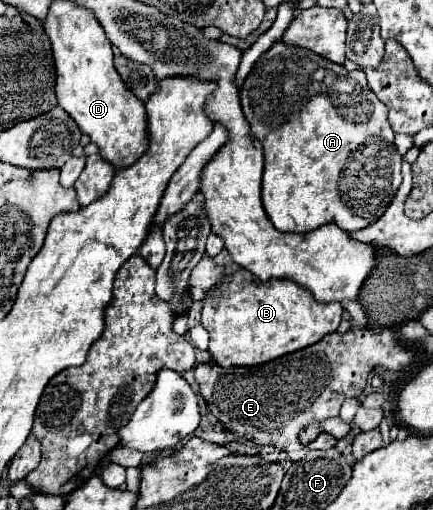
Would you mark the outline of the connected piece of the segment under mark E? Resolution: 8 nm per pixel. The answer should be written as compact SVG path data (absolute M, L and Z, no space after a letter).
M355 327L347 335L353 337L353 341L343 341L345 335L329 333L315 345L259 367L221 367L217 363L203 363L193 369L195 381L209 411L223 429L257 445L275 445L277 449L283 449L291 461L299 461L313 449L331 449L337 443L331 435L321 433L315 441L303 445L299 433L307 425L337 417L347 397L361 395L367 375L375 367L399 371L409 365L417 353L415 347L401 345L393 329L373 333L371 329Z

